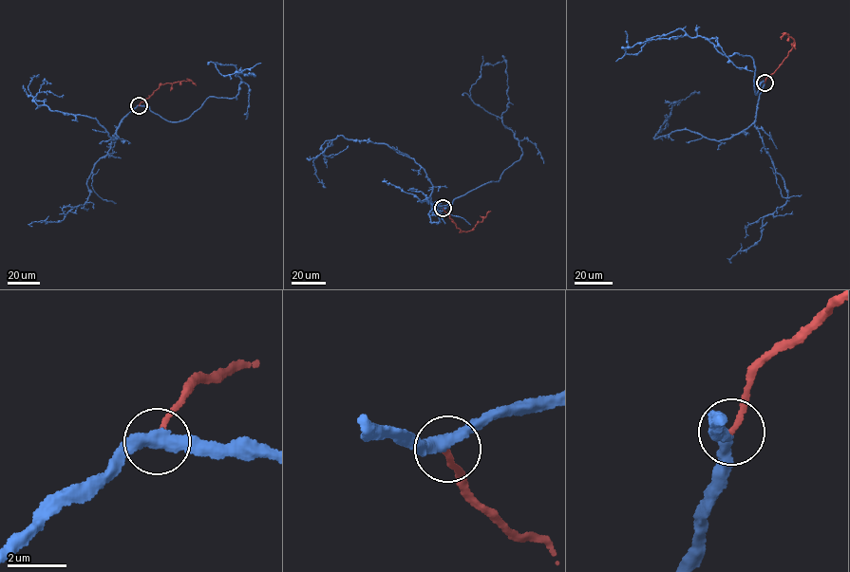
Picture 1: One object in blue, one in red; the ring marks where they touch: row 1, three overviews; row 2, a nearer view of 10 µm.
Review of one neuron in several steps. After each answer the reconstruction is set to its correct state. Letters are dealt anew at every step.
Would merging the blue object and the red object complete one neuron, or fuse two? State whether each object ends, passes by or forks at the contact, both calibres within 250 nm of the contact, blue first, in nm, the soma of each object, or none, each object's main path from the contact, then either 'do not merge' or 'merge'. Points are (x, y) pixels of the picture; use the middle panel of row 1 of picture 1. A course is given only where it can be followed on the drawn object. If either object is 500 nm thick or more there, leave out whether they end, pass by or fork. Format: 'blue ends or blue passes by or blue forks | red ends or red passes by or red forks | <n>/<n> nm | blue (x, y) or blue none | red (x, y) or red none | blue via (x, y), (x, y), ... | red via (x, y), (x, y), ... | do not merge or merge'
blue passes by | red ends | 400/190 nm | blue none | red none | blue via (443, 208), (498, 181), (522, 154), (501, 118), (470, 96), (481, 66), (505, 59) | red via (443, 208), (461, 231), (469, 231), (491, 212) | do not merge

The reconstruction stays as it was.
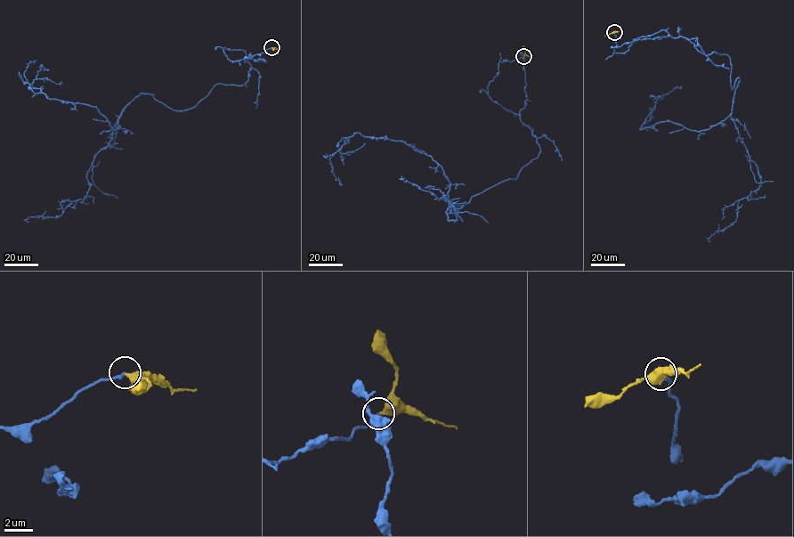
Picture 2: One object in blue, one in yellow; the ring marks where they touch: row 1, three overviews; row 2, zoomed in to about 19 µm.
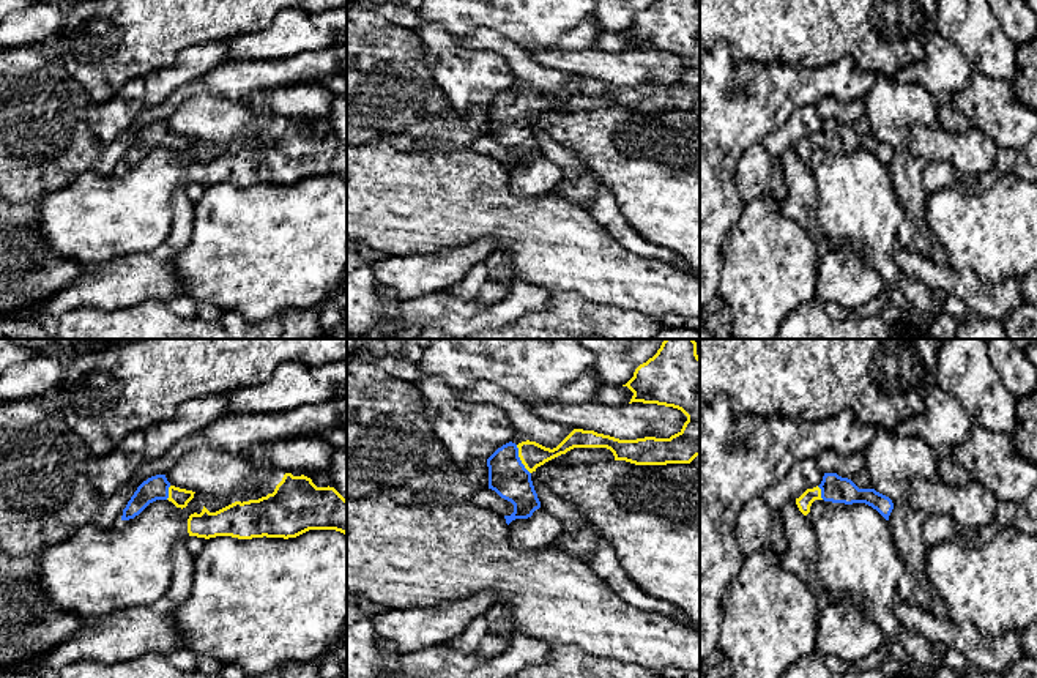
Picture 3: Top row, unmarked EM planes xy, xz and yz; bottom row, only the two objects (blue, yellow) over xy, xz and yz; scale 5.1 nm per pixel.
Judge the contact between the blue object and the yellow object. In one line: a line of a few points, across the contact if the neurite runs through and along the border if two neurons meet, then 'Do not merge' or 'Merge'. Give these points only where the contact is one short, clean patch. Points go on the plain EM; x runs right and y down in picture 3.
Line: xz (508, 123), (509, 115), (519, 106), (531, 101). Merge

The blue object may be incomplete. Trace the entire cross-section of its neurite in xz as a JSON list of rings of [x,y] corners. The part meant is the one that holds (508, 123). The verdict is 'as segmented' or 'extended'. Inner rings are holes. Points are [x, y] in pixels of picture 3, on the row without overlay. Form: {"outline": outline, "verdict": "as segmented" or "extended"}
{"outline": [[[656,0],[635,16],[634,24],[623,33],[634,39],[629,50],[657,50],[681,57],[687,63],[682,76],[670,85],[645,84],[637,87],[619,87],[594,77],[574,76],[553,96],[530,87],[518,91],[512,88],[503,91],[487,106],[487,114],[489,136],[514,151],[514,159],[504,162],[507,172],[515,166],[531,164],[541,155],[531,120],[574,95],[607,95],[613,99],[615,107],[626,107],[635,112],[690,110],[700,102],[700,3],[697,0]]], "verdict": "extended"}

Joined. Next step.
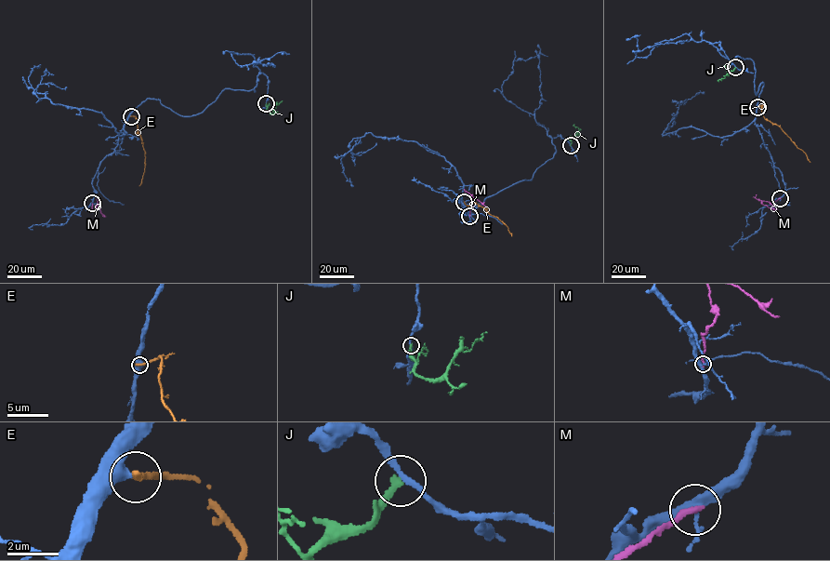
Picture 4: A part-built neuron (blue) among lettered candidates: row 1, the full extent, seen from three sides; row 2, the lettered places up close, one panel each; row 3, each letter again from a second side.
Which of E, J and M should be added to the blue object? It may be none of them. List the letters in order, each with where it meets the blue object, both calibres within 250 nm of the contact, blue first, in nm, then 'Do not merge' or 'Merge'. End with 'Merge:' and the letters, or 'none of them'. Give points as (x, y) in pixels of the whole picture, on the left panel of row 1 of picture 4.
E: Touches blue at (131, 116). Thickness 550 nm (blue) against 280 nm. Do not merge
J: Touches blue at (266, 103). Thickness 200 nm (blue) against 260 nm. Do not merge
M: Touches blue at (92, 203). Thickness 320 nm (blue) against 240 nm. Do not merge
Merge: none of them

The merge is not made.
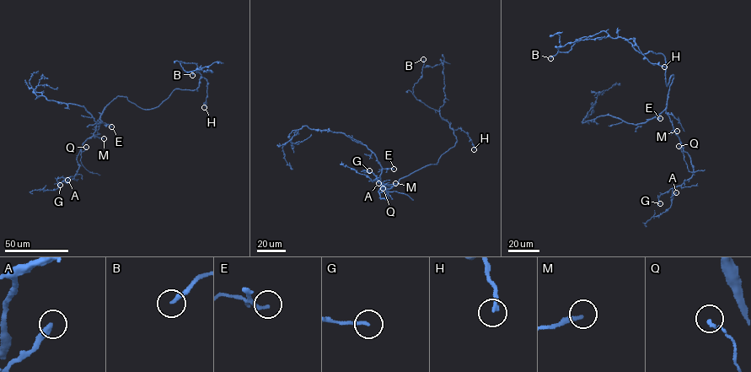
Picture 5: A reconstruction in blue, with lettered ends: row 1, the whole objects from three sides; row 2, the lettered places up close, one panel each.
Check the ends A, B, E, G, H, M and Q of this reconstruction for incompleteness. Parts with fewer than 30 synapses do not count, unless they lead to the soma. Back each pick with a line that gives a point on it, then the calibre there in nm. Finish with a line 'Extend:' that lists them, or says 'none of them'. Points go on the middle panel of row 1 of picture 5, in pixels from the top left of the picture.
B: place (423, 59); calibre 220 nm
H: place (474, 149); calibre 170 nm
Extend: B, H

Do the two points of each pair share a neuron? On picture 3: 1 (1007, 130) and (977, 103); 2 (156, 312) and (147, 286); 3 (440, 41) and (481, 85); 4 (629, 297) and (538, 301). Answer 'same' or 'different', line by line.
1: same
2: different
3: same
4: different

